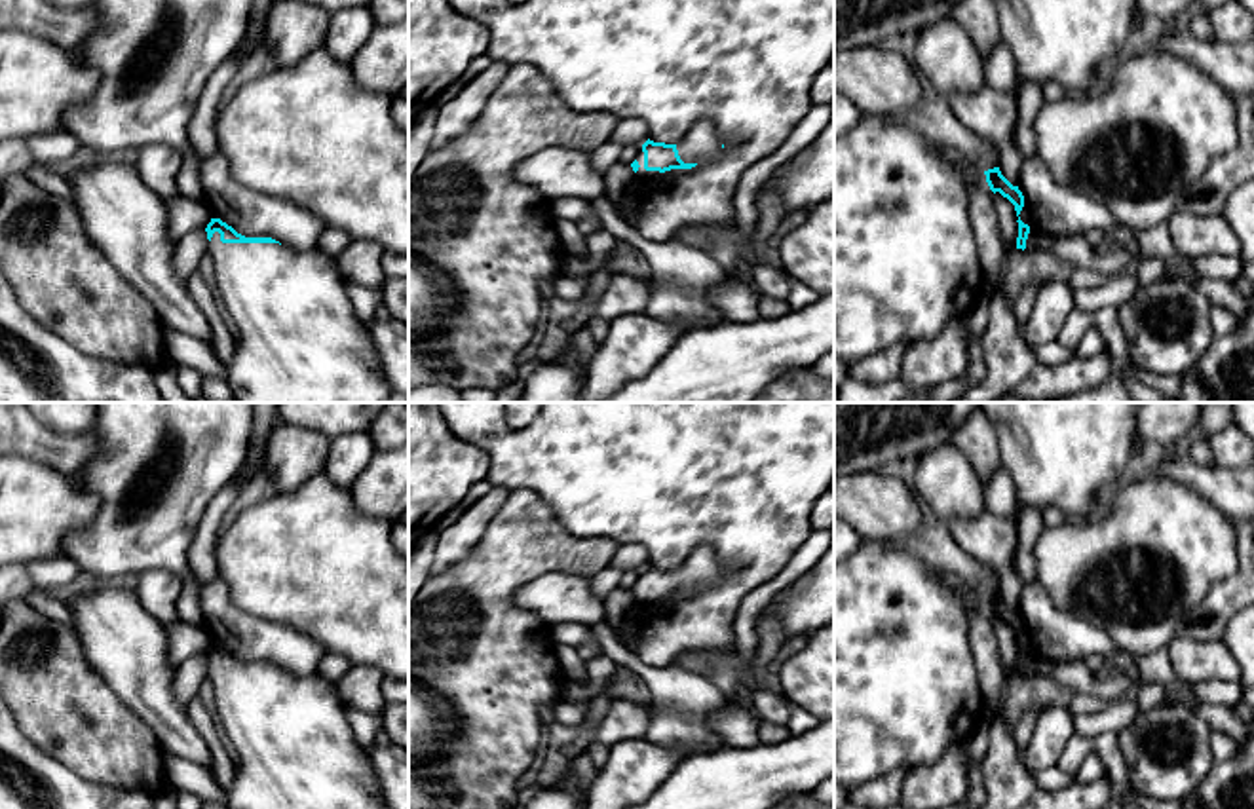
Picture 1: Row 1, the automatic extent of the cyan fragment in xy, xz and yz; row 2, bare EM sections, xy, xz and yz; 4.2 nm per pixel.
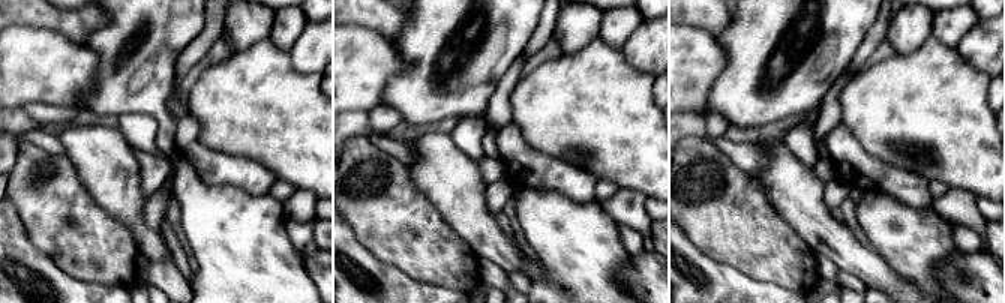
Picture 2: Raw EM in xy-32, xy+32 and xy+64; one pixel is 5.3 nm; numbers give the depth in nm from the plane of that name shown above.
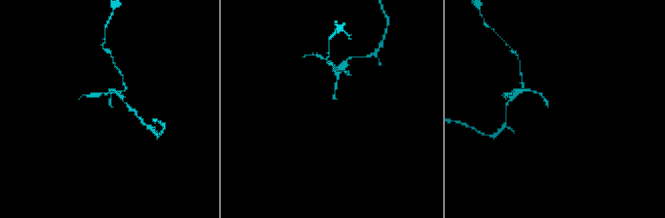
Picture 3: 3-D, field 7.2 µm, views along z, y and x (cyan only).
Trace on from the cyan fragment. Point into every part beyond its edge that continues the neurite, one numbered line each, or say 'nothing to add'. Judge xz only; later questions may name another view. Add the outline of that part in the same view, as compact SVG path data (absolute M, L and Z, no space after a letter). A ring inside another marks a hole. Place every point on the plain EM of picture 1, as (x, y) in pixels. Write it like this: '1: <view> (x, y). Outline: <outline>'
1: xz (641, 599). Outline: M640 574L640 577L638 577L638 581L636 581L636 587L638 587L638 596L636 596L636 602L638 604L652 604L652 602L659 602L659 600L663 600L663 598L659 598L659 596L646 596L644 594L644 577L642 577L642 574Z

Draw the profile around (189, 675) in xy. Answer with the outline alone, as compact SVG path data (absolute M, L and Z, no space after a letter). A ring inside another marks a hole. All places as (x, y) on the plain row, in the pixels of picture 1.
M205 653L192 655L175 668L173 693L184 706L198 697L201 682L209 676Z

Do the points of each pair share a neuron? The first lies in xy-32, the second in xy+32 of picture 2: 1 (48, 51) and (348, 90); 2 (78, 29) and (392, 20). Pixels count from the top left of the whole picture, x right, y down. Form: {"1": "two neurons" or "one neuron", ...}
{"1": "one neuron", "2": "one neuron"}

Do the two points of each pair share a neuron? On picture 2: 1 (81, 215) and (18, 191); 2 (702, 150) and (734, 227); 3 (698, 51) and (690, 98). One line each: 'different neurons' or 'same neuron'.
1: same neuron
2: same neuron
3: same neuron

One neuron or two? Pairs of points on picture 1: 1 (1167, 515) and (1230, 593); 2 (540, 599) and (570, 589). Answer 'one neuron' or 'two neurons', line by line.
1: two neurons
2: one neuron

